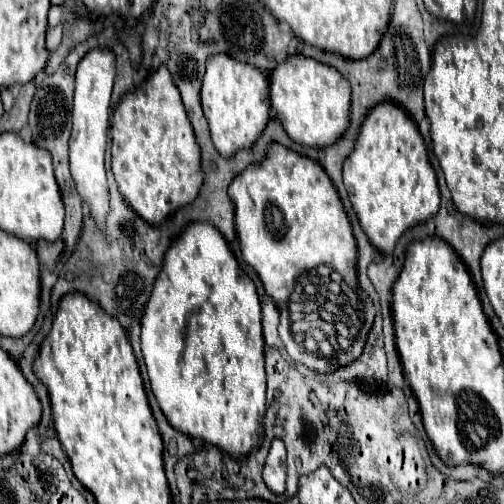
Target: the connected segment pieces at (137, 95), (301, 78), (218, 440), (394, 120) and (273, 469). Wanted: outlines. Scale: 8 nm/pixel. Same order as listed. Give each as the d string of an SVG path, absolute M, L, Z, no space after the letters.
M159 66L141 86L125 94L115 108L111 120L111 170L125 202L151 226L159 226L175 210L197 198L203 184L201 150L167 66Z
M295 54L295 56L289 56L287 62L279 64L271 72L269 82L271 82L271 108L273 108L275 116L281 120L281 124L291 140L311 146L311 148L323 148L323 146L331 146L339 138L343 138L343 134L347 132L349 122L351 122L351 84L333 66Z
M189 224L167 250L163 270L141 318L141 350L151 390L171 426L217 446L233 458L249 456L261 446L265 414L265 342L259 296L253 280L243 276L225 238L213 224Z
M383 102L367 114L361 134L359 134L359 140L357 140L357 146L343 164L343 182L349 192L351 204L359 216L363 232L367 234L367 238L371 238L371 244L381 254L391 254L405 230L433 218L439 210L437 176L435 176L433 166L429 164L425 142L417 130L415 122L411 122L411 118L407 116L407 112L391 102Z
M273 440L265 468L263 468L263 480L275 494L285 492L285 444L281 440Z

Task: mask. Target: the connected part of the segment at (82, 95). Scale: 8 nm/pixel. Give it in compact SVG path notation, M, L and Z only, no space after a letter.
M93 50L79 62L75 78L73 130L69 138L69 170L75 182L75 190L101 232L105 232L105 218L109 212L109 188L103 168L103 156L107 144L109 100L113 90L113 78L115 78L115 56L109 50Z

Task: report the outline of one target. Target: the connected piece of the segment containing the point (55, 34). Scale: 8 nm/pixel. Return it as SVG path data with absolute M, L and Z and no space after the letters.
M58 25L55 28L49 29L46 34L46 48L51 56L58 48L62 41L63 30L62 26Z

